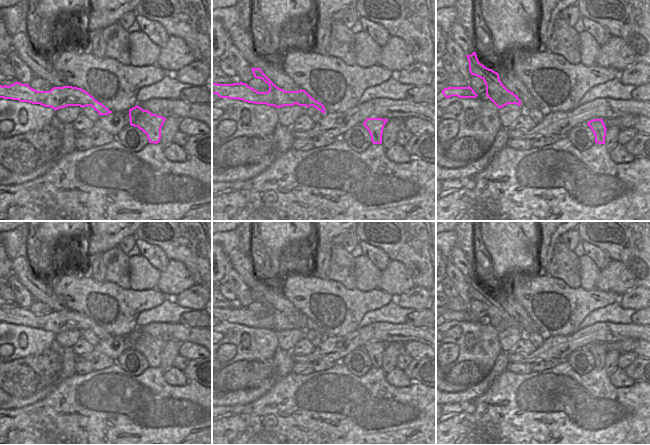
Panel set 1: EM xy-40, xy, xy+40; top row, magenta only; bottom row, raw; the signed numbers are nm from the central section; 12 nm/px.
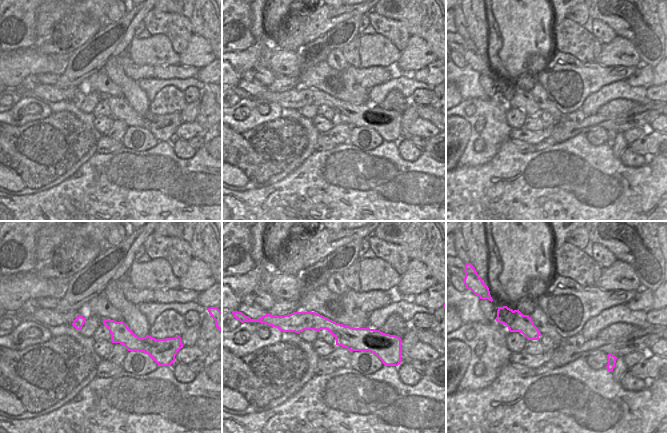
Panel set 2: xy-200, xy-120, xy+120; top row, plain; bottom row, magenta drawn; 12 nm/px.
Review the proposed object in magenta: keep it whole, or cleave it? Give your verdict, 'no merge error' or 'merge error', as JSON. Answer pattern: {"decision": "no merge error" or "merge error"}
{"decision": "merge error"}

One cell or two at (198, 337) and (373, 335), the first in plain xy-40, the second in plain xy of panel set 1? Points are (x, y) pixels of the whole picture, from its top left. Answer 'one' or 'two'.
one

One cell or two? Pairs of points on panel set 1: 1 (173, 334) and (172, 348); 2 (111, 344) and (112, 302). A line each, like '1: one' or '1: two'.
1: two
2: two

